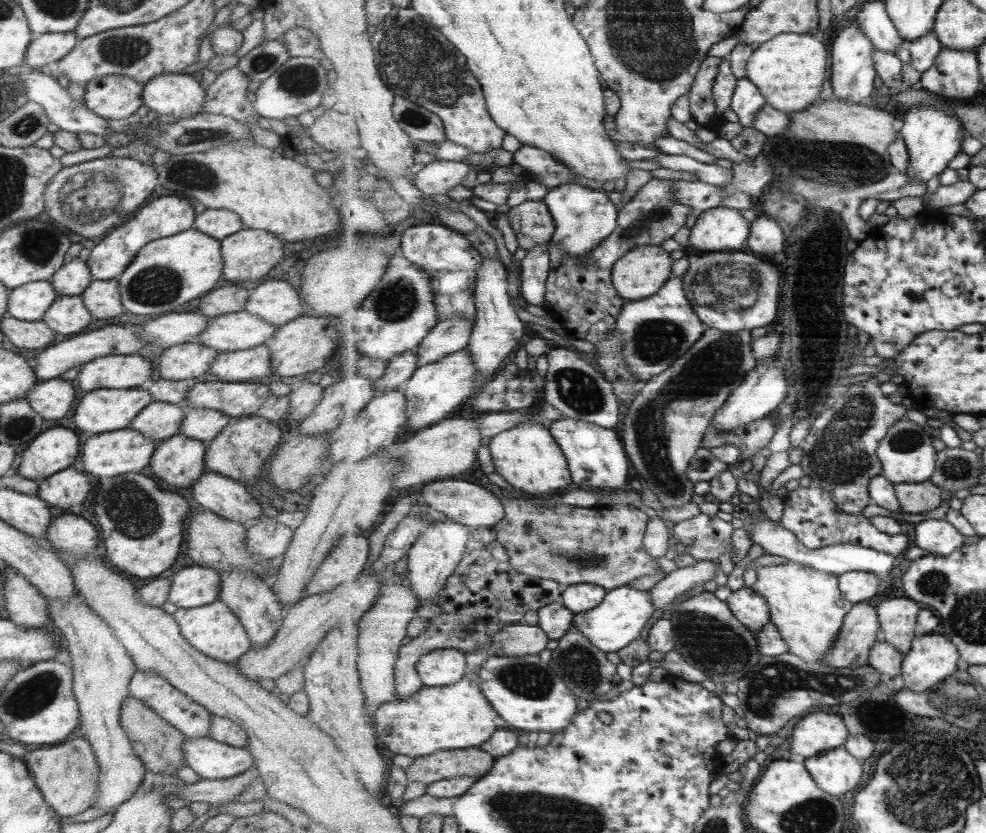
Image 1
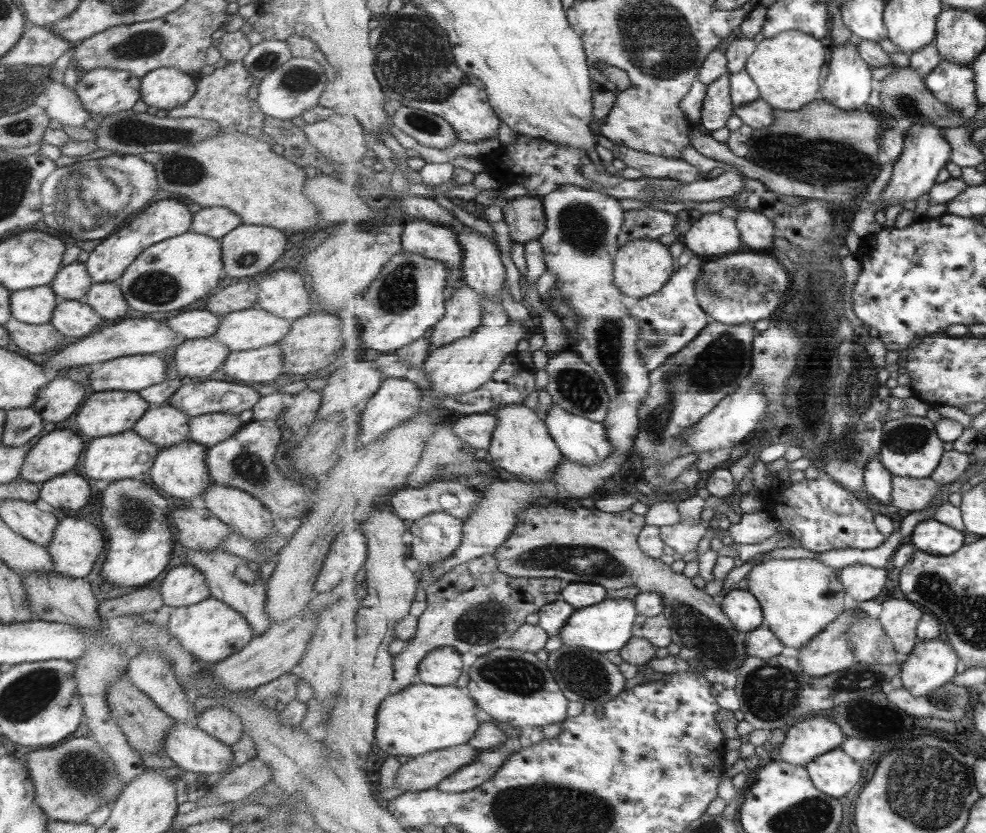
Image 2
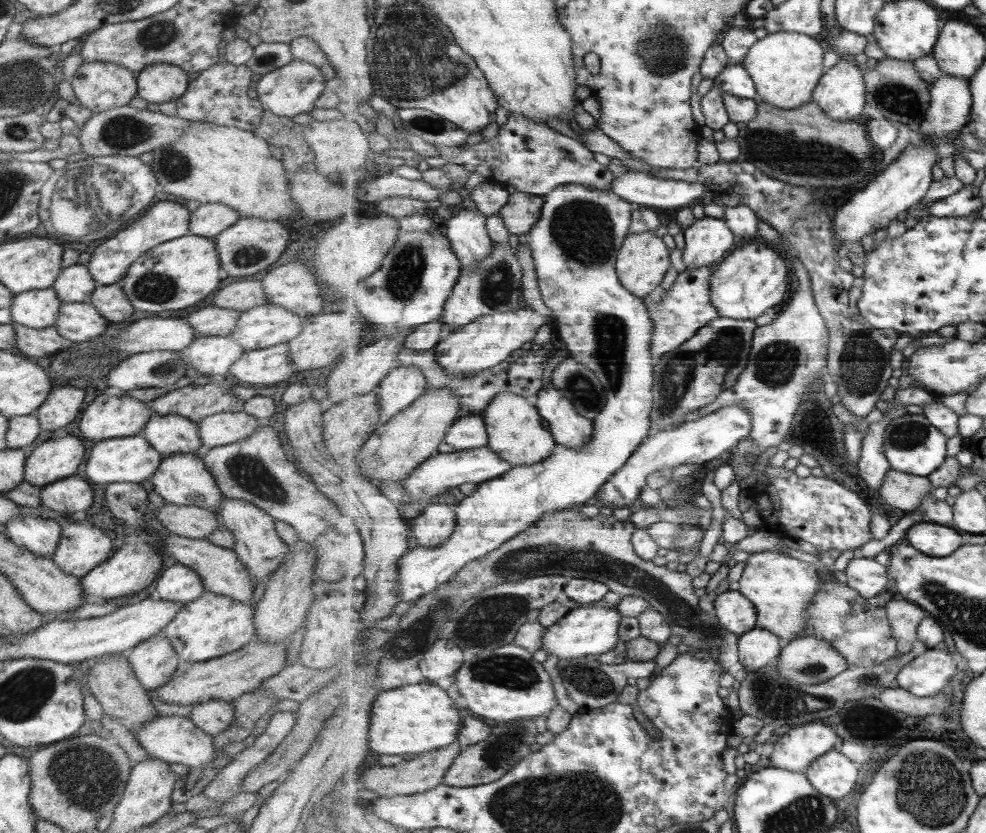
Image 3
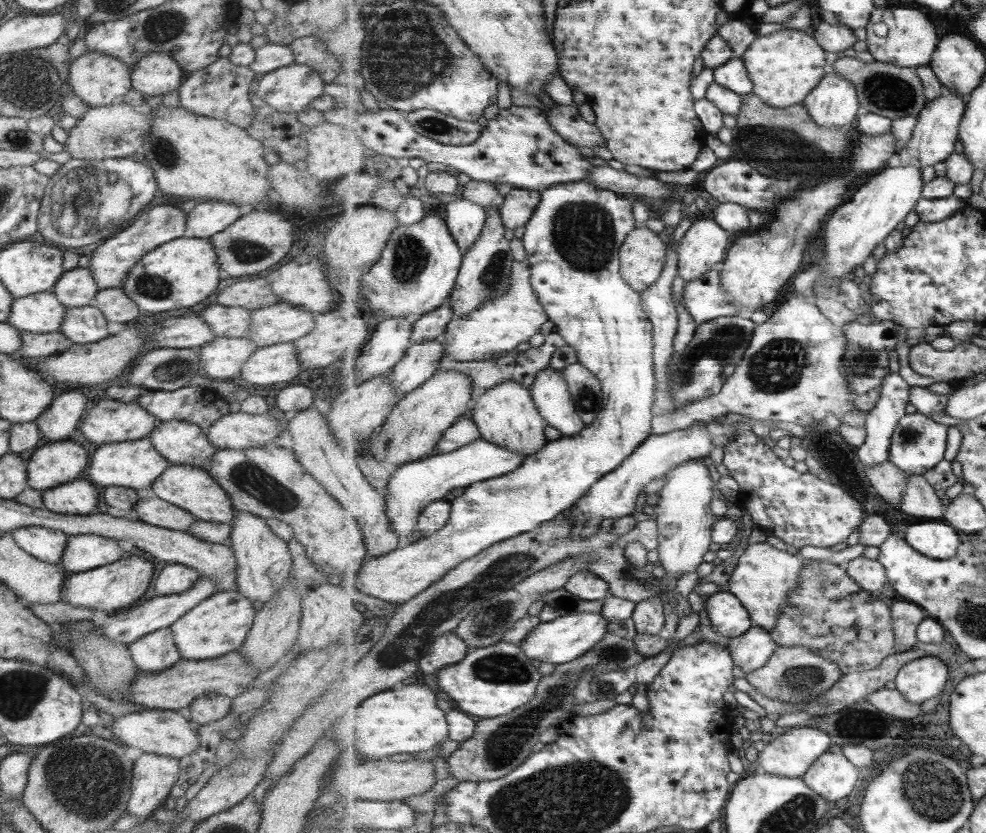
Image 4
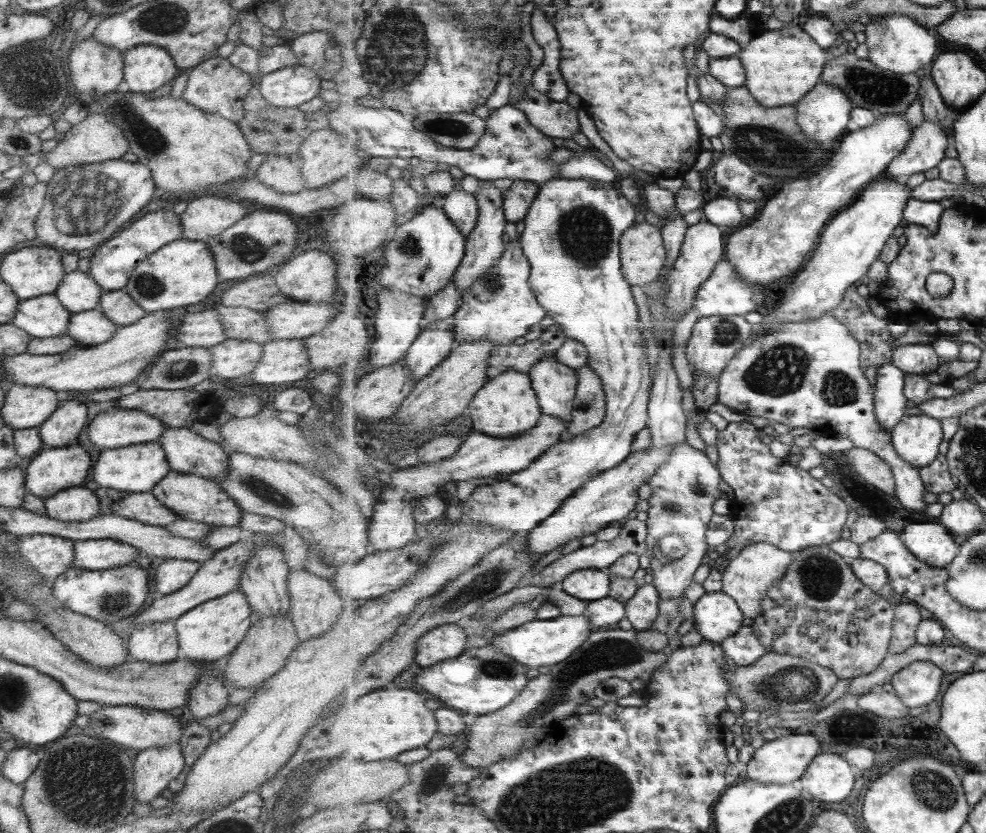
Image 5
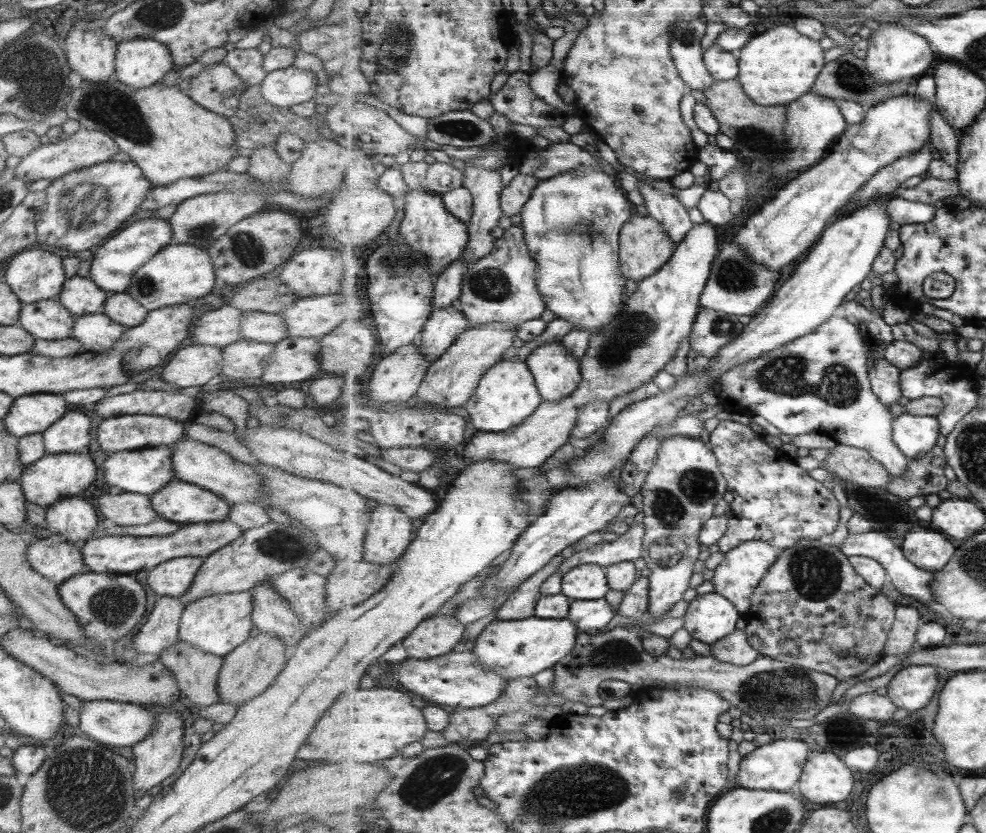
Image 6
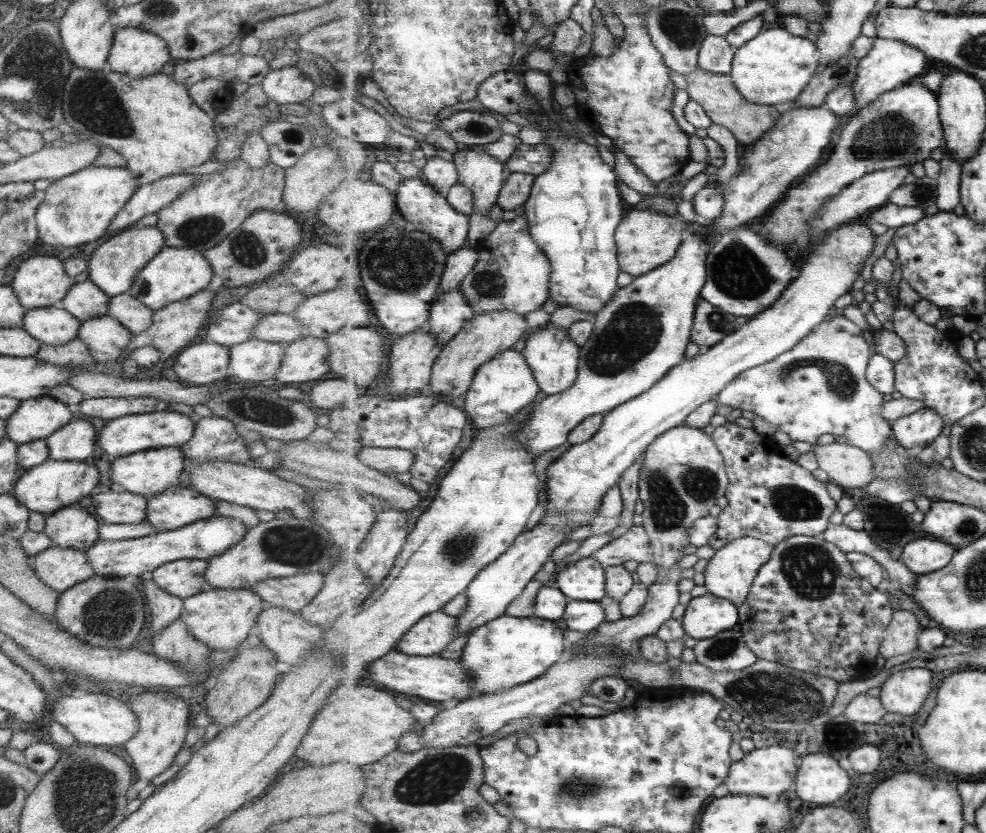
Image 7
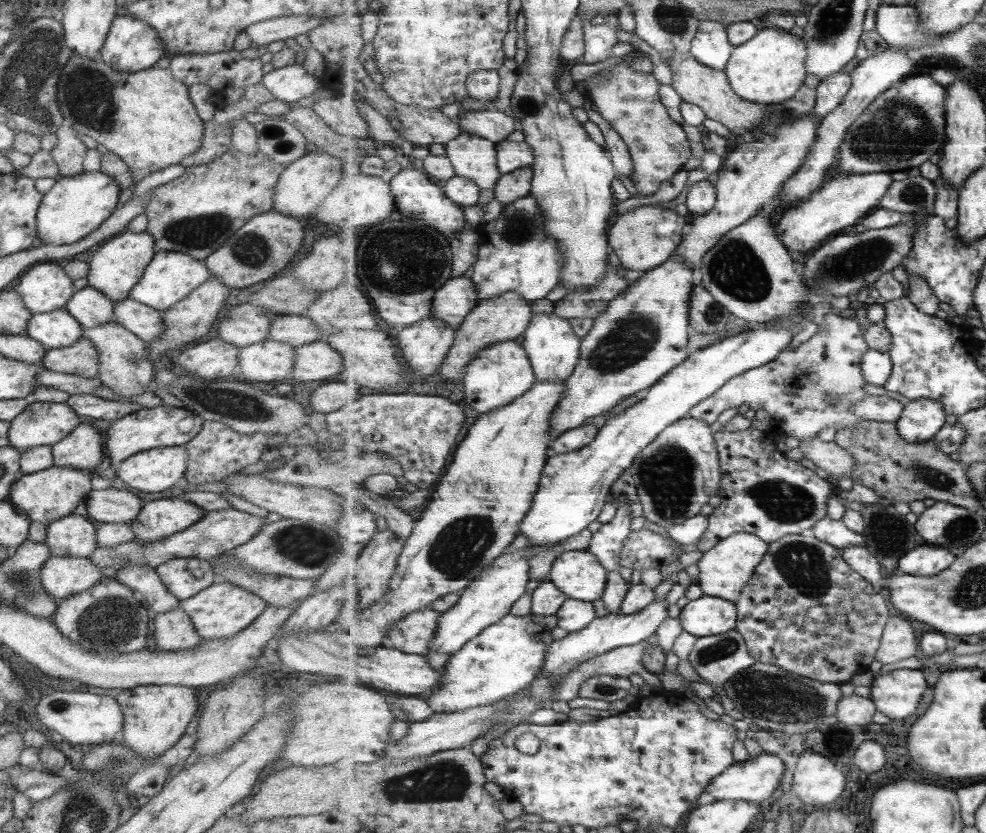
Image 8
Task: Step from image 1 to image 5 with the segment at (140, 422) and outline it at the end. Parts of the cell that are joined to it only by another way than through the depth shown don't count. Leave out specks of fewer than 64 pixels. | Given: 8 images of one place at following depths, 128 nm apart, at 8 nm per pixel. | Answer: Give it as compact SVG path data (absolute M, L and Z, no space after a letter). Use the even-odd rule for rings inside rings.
M165 427L158 443L170 470L215 482L227 473L229 456L220 443L206 440L189 427Z

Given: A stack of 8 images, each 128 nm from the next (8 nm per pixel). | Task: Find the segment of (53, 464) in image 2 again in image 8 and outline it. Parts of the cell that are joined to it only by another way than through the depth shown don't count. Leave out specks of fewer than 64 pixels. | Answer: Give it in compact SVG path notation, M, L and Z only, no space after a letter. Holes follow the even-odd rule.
M51 465L43 470L23 474L10 487L8 501L15 511L27 515L30 521L48 525L51 521L67 516L81 498L86 498L91 491L89 471Z

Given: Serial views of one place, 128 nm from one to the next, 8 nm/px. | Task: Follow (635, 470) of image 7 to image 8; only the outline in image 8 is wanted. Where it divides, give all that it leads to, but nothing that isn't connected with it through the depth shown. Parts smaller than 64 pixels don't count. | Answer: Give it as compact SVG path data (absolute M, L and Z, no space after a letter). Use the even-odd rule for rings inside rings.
M623 506L616 511L611 521L595 527L588 550L599 557L601 564L604 564L608 571L619 570L619 555L631 534L631 520L631 508Z

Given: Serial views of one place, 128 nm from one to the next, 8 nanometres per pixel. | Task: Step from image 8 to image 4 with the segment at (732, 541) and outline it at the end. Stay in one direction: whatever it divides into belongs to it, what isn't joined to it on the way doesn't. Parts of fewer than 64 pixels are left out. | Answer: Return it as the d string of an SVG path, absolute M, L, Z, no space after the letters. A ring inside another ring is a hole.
M753 543L748 545L740 556L731 577L728 580L731 591L741 603L748 608L753 622L764 629L773 630L781 616L783 604L789 600L789 594L797 590L803 568L803 558L797 553L792 554L778 550L768 544Z

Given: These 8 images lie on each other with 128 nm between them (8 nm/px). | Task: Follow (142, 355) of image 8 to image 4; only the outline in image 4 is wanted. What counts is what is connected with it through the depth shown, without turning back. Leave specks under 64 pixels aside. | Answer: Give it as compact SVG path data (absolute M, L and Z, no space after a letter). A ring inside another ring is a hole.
M94 306L66 307L60 330L74 344L90 344L106 338L107 321Z

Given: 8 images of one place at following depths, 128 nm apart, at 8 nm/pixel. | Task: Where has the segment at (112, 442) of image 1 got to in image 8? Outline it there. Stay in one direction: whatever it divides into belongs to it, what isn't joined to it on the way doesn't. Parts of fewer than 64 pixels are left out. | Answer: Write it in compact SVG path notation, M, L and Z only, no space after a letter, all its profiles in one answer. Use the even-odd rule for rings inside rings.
M184 445L155 447L137 452L117 465L115 474L127 486L141 492L163 492L184 476L187 452Z

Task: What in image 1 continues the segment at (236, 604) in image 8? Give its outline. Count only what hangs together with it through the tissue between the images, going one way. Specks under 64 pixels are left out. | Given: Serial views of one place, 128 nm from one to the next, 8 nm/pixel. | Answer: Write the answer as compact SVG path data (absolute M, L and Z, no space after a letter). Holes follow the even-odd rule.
M219 599L195 608L179 608L172 614L183 638L209 658L234 663L251 648L251 640L238 618Z

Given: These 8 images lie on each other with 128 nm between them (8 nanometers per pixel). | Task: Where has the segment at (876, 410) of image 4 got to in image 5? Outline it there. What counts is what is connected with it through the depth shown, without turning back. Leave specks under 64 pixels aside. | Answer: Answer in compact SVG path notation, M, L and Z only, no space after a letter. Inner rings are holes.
M893 362L884 364L877 370L874 390L877 418L887 432L892 432L905 416L908 400L904 390L906 375L906 372Z

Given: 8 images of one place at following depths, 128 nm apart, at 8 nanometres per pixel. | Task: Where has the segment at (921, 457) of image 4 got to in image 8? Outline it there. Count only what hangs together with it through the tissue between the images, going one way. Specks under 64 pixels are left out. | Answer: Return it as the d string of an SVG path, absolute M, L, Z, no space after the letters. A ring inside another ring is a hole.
M931 399L910 400L905 405L897 428L911 444L934 440L935 435L945 426L947 412L944 404Z

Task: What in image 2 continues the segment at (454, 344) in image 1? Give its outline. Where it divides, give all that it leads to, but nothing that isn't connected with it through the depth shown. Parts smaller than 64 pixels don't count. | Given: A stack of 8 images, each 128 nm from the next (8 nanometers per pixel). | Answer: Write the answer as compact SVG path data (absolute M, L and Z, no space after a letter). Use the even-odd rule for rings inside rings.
M467 284L446 303L445 316L429 333L431 352L471 336L482 324L485 296Z

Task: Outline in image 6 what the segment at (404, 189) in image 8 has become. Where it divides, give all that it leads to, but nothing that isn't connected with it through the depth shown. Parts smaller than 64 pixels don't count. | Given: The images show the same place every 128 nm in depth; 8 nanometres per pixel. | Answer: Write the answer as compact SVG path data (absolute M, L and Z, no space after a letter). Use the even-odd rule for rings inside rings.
M426 188L410 189L405 196L405 218L399 228L400 241L416 252L424 253L431 262L428 269L437 278L464 256L470 242L468 224L451 215L439 194Z

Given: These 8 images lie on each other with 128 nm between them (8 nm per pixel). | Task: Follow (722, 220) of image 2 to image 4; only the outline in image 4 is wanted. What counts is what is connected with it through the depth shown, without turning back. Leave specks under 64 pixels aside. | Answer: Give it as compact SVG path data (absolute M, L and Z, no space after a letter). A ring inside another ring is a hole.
M708 216L694 218L693 225L681 239L678 246L678 275L689 282L700 280L719 264L724 264L731 248L731 233L723 229L720 224Z

